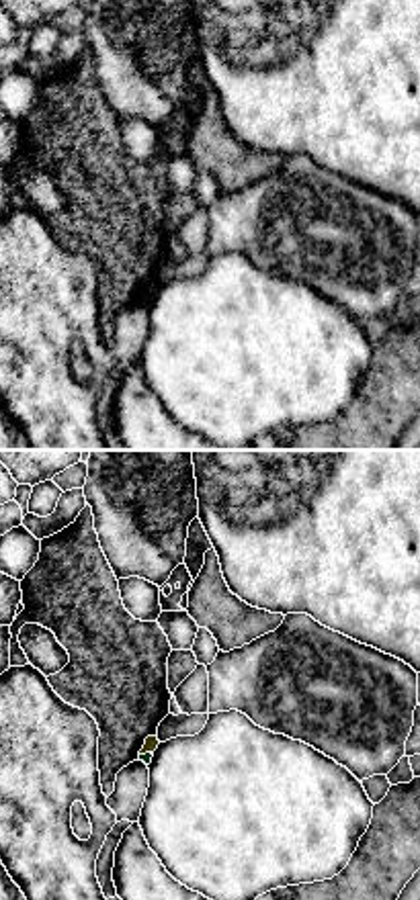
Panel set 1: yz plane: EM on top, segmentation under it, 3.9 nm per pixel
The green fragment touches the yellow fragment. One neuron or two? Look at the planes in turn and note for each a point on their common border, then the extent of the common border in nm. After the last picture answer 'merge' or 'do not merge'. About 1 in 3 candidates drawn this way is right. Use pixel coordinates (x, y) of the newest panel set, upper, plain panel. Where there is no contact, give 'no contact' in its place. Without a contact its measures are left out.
(146, 295) | 60 nm

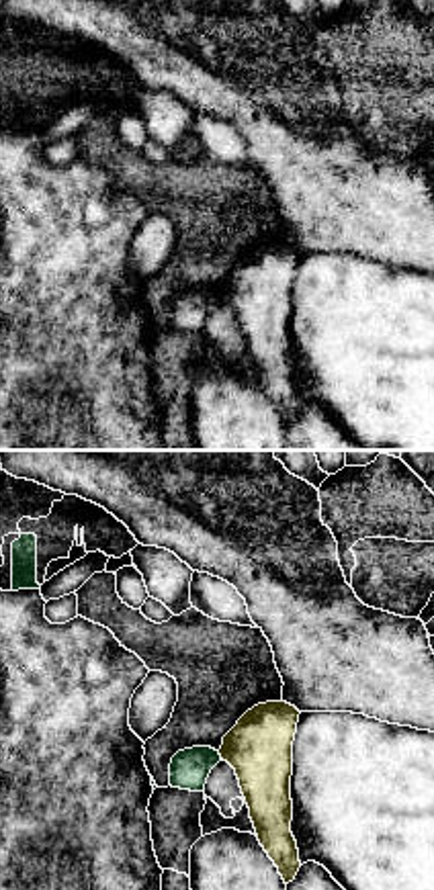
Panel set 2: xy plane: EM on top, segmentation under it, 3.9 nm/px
(220, 297) | 50 nm

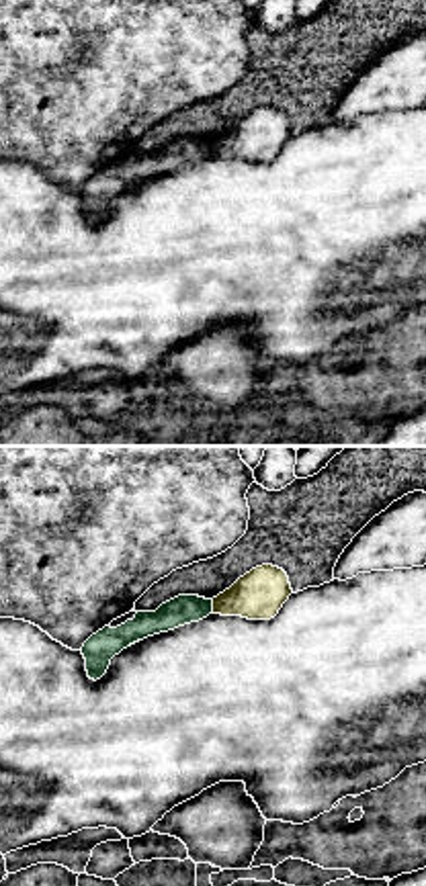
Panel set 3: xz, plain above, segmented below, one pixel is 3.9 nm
(211, 148) | 60 nm

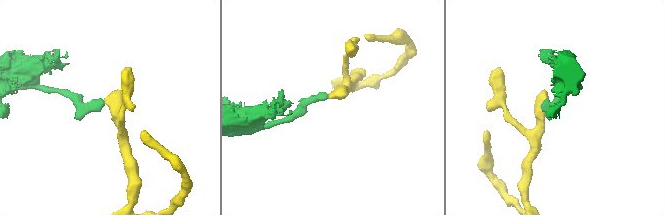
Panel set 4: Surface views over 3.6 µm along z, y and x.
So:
do not merge

